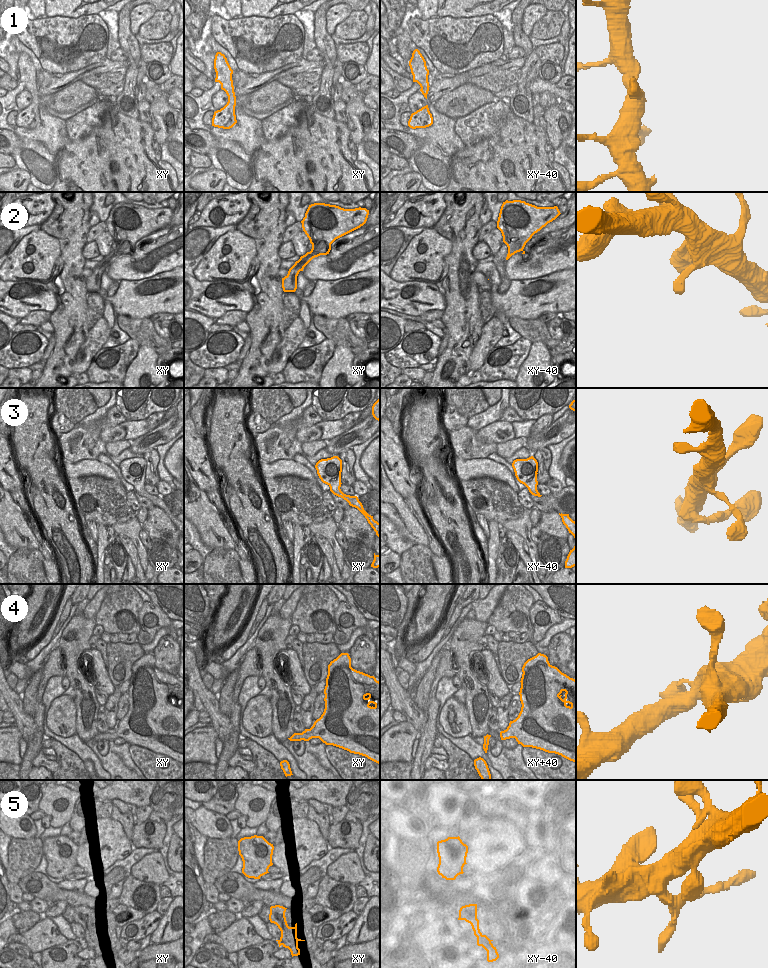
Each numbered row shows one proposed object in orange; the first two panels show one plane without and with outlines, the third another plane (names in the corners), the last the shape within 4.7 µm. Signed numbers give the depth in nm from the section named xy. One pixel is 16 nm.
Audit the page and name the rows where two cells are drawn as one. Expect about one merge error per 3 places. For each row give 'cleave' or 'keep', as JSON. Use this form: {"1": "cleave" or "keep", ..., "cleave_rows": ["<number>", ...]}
{"1": "keep", "2": "keep", "3": "keep", "4": "keep", "5": "keep", "cleave_rows": []}

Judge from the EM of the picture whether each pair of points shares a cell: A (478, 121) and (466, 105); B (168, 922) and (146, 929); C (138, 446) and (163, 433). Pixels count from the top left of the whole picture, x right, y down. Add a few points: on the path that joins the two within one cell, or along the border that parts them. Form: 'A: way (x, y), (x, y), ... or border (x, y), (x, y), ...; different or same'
A: border (492, 101), (455, 119); different
B: border (162, 916), (158, 926), (150, 934); different
C: way (144, 443), (157, 436); same

